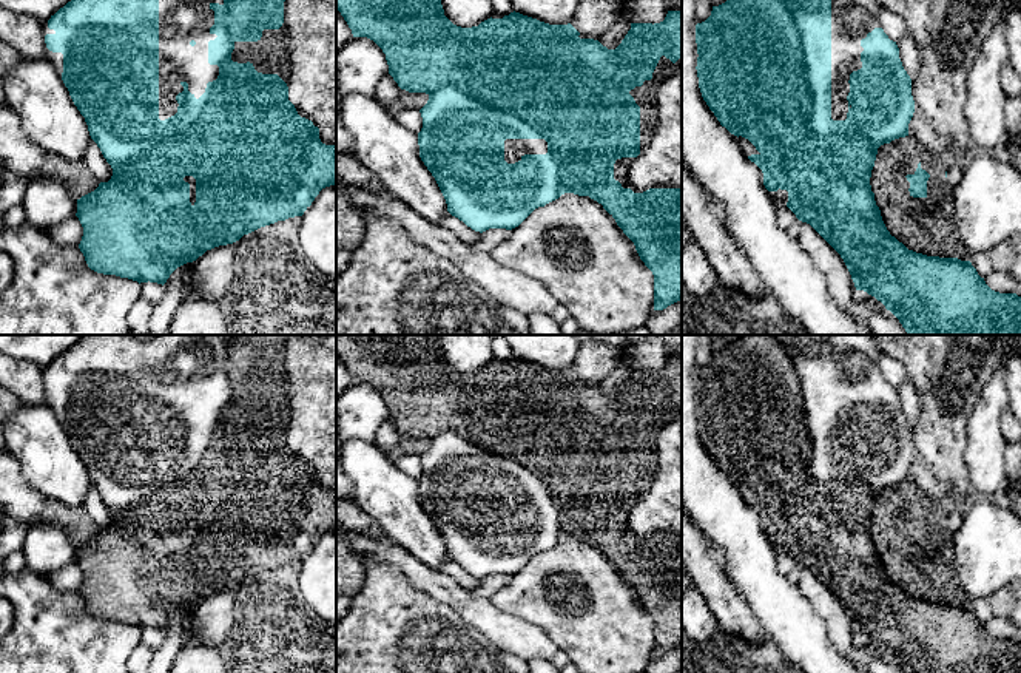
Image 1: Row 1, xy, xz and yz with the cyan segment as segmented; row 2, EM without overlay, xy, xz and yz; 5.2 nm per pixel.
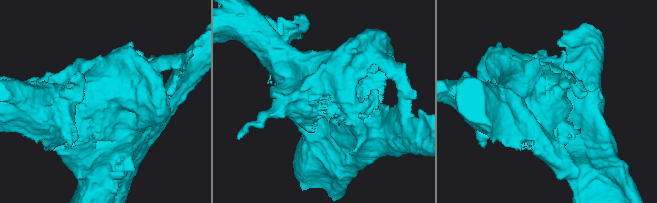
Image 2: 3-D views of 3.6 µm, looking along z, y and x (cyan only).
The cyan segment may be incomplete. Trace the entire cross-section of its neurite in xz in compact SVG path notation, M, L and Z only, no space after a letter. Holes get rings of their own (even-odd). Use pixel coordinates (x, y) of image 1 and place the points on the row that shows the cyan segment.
M336 0L336 9L341 12L353 37L367 37L373 40L386 54L389 74L401 90L409 93L426 93L427 103L420 110L423 128L418 133L420 157L435 178L447 204L447 211L463 221L475 232L489 228L512 230L518 227L535 208L558 199L564 193L589 196L603 205L603 208L615 219L623 233L634 242L635 250L645 265L654 275L654 310L663 310L682 299L682 190L680 188L649 188L643 193L634 193L623 188L614 179L614 164L622 157L637 157L640 154L640 107L629 94L635 86L642 86L645 80L652 79L652 73L662 56L676 63L682 59L682 11L668 11L660 23L631 23L631 29L615 49L608 49L598 40L580 39L580 32L571 25L549 25L537 19L510 12L503 19L487 19L478 26L461 28L453 25L446 15L441 0ZM506 139L544 139L548 142L546 154L524 154L515 164L504 161Z

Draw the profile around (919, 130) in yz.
M911 117L908 123L908 136L913 137L928 153L939 157L949 157L952 151L952 140L938 136L928 122L922 117Z

